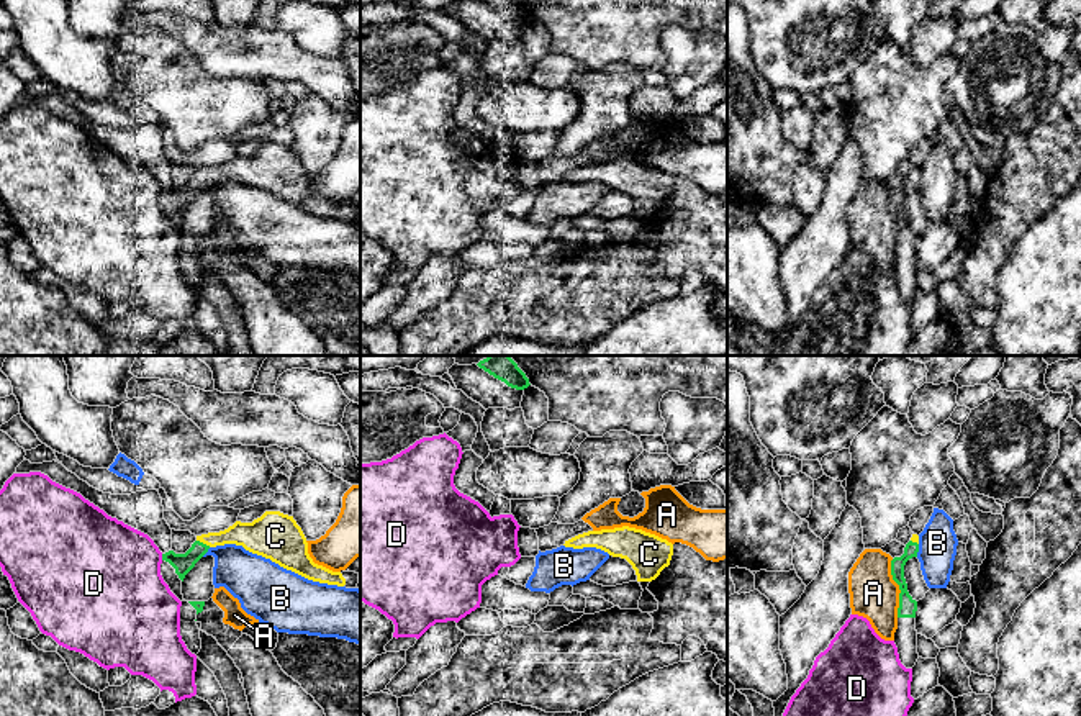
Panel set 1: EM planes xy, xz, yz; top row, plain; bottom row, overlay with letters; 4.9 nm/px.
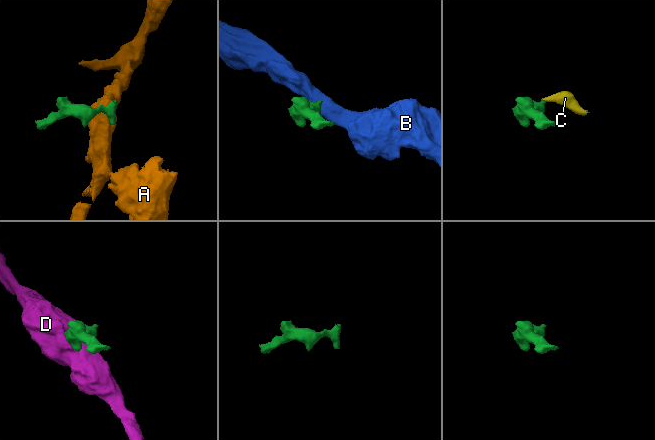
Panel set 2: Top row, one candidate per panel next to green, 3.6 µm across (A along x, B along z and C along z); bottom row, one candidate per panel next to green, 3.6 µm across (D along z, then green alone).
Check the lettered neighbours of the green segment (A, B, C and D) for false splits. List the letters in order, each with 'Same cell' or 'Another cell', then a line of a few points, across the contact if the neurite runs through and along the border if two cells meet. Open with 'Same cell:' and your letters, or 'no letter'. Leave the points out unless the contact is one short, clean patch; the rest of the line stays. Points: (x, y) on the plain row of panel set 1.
Same cell: C
A: Another cell. Line: yz (891, 192), (891, 212), (900, 223), (898, 249)
B: Another cell
C: Same cell. Line: xy (182, 195), (202, 176), (226, 169), (251, 169)
D: Another cell

